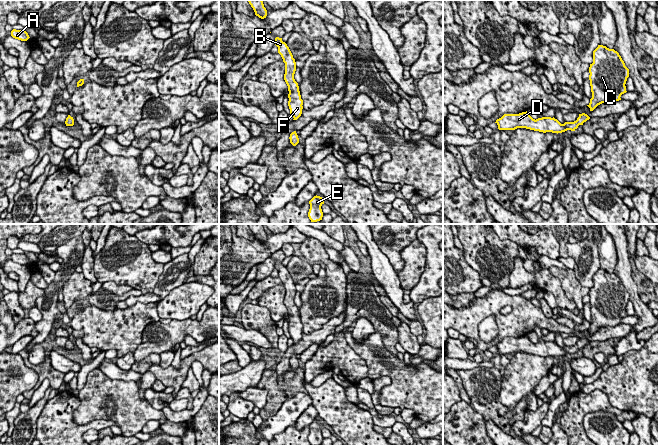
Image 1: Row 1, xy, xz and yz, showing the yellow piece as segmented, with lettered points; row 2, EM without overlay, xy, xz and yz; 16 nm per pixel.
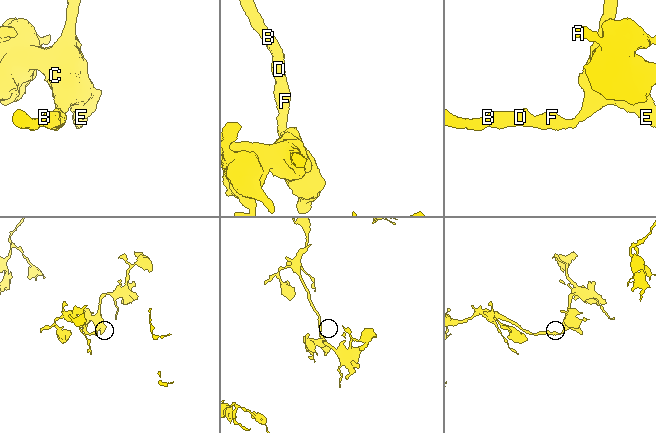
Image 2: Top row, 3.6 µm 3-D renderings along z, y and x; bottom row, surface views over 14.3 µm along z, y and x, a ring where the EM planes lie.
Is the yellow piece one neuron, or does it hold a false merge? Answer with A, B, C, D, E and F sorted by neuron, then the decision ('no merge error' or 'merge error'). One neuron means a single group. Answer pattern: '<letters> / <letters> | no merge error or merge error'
A B C D E F | no merge error

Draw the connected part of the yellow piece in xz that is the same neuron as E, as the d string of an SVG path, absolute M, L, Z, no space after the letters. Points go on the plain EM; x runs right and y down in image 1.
M314 420L310 425L310 433L308 436L308 441L311 445L320 445L323 441L323 436L321 430L324 428L322 421Z

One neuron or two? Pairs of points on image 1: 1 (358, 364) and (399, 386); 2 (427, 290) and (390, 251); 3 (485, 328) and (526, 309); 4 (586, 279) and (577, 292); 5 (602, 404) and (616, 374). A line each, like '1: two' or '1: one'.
1: two
2: two
3: two
4: two
5: two

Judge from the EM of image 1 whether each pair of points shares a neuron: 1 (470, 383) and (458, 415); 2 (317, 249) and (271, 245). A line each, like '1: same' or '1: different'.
1: different
2: different

